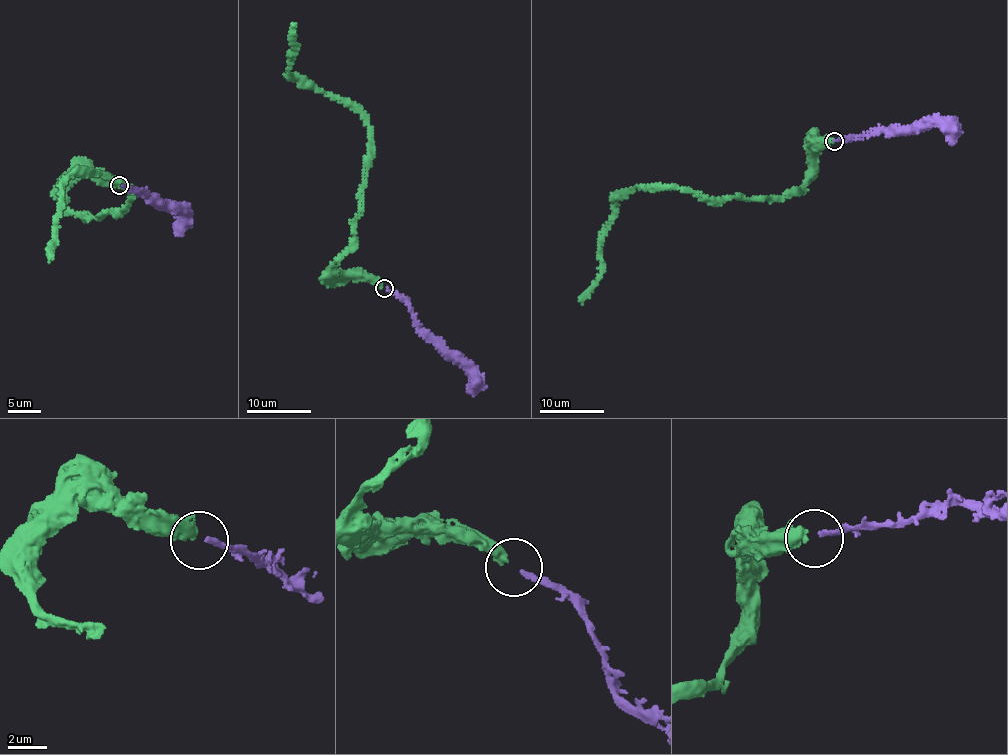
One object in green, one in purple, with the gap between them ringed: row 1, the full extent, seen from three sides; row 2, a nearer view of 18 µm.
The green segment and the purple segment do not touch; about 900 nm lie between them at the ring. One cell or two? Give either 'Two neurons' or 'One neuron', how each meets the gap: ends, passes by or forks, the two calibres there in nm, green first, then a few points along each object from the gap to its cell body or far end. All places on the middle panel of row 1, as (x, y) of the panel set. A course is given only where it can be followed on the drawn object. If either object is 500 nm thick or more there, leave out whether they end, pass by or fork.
Two neurons. At the ring green ends. At the ring purple ends. Thickness 440 nm (green) against 240 nm. Course of green: (382, 286), (331, 274), (358, 213), (369, 126), (354, 107), (299, 86), (289, 74), (298, 48), (294, 25). Course of purple: (386, 288), (396, 292), (404, 300), (420, 331), (431, 336), (468, 372), (473, 395)

